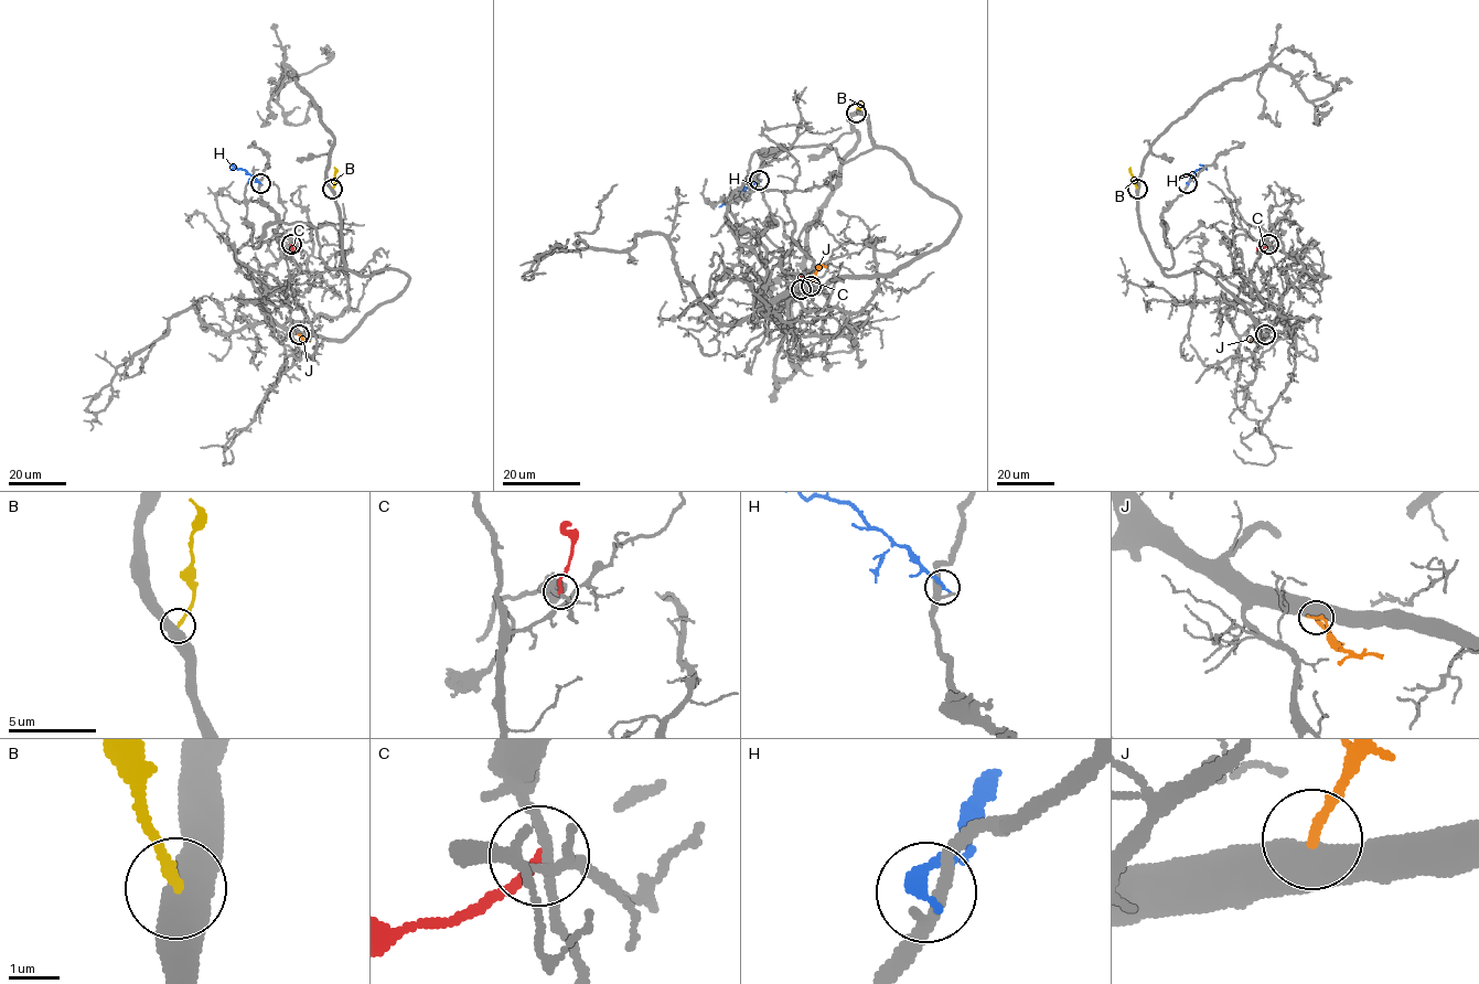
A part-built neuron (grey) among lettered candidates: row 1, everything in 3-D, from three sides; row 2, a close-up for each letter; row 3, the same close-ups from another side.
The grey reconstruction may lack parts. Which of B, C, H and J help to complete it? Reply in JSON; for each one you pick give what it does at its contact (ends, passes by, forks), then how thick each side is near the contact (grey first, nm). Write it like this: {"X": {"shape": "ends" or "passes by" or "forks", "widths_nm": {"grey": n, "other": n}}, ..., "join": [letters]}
{"join": []}

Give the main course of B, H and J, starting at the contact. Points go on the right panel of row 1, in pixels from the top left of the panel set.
B: (1137, 189), (1131, 168)
H: (1187, 183), (1196, 170), (1204, 168), (1199, 164)
J: (1265, 334), (1252, 341)

